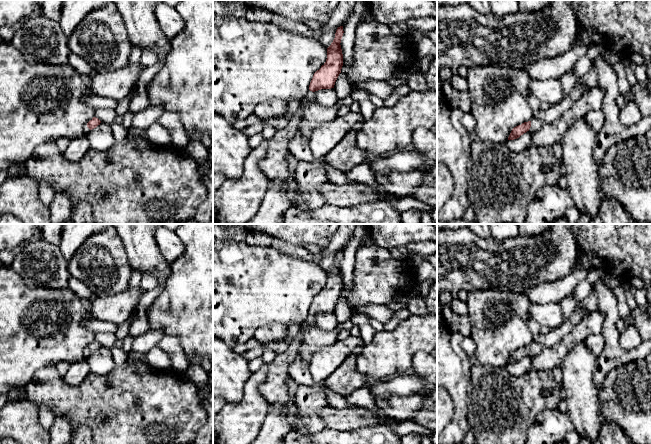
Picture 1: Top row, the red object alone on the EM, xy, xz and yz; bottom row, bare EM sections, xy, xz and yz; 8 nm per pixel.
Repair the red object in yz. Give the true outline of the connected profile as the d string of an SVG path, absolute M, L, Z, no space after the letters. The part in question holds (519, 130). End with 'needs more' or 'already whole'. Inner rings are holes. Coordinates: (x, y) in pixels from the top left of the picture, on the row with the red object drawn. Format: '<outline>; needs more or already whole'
M533 118L531 121L524 122L521 125L514 127L508 137L508 140L517 139L527 131L535 133L539 131L544 125L545 123L542 120Z; needs more

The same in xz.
M343 26L338 27L333 42L327 48L326 62L314 73L309 85L310 91L300 101L299 111L285 128L277 130L276 134L268 141L265 157L259 162L259 168L269 182L276 178L286 181L289 186L288 200L292 206L296 204L297 184L294 175L288 171L289 140L296 136L299 131L301 106L316 101L315 91L334 88L343 66L343 54L340 45L343 33Z; needs more

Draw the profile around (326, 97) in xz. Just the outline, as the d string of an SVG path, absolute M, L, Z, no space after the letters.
M333 88L331 89L321 89L314 92L316 101L325 107L333 107L337 105L339 98Z

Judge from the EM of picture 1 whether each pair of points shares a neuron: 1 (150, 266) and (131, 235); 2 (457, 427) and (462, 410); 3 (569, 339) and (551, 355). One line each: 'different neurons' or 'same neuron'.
1: same neuron
2: same neuron
3: same neuron

